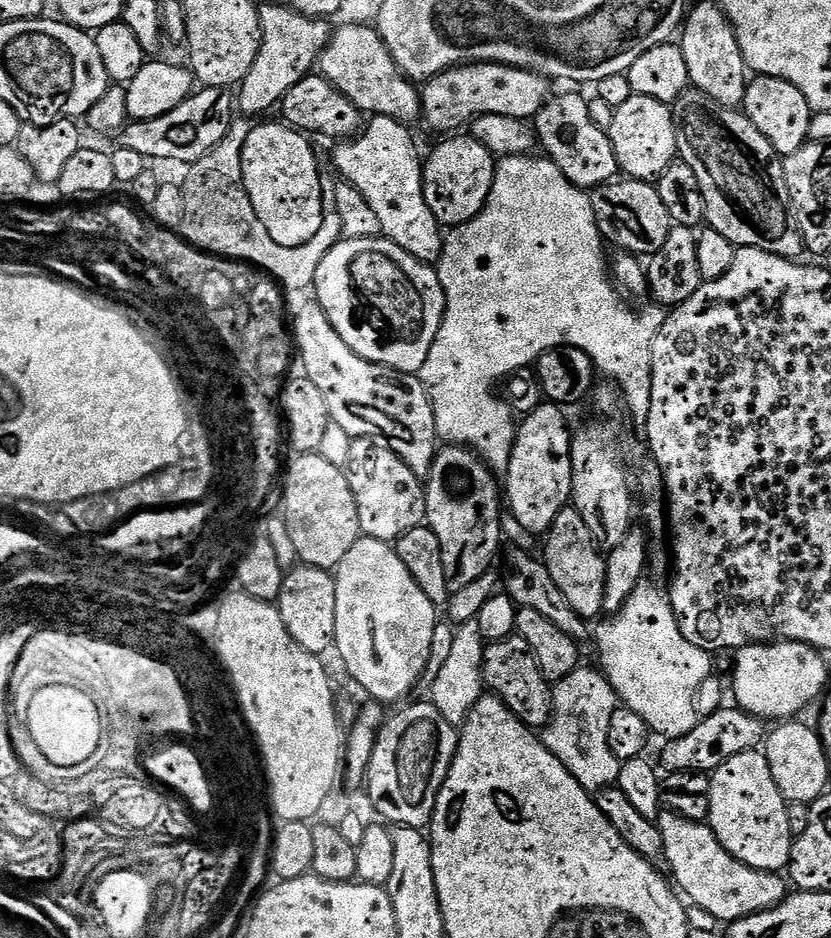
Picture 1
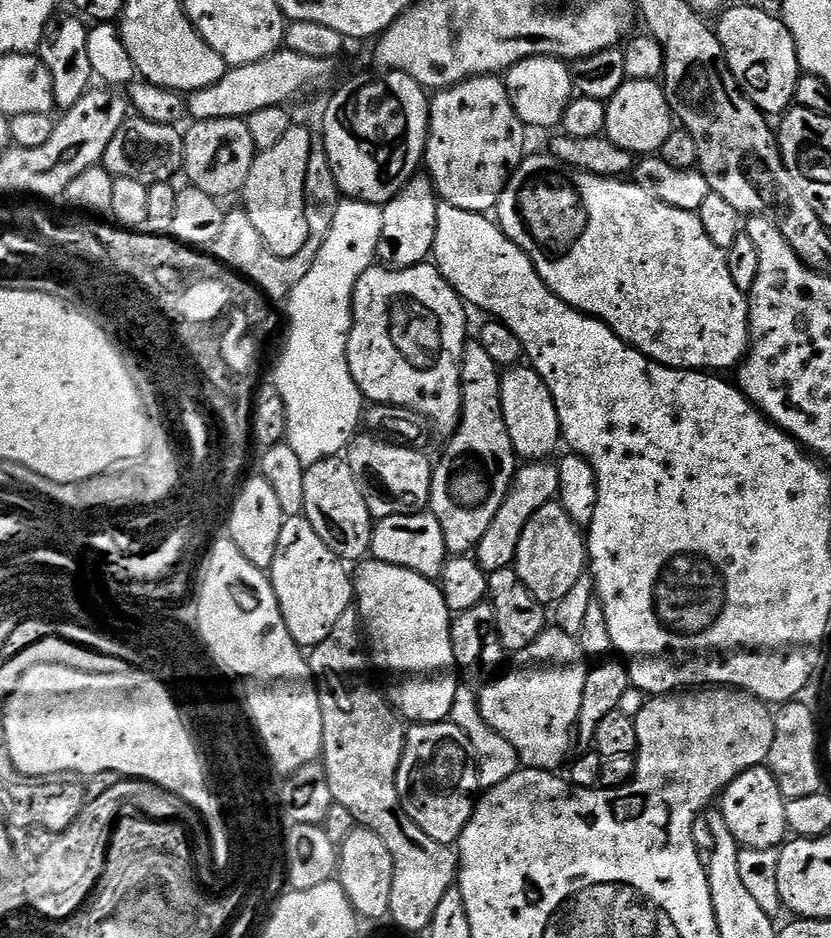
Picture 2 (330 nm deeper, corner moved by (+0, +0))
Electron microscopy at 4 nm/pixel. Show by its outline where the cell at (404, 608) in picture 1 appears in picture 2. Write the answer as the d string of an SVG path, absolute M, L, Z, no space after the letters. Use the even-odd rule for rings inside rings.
M371 558L357 563L355 568L354 607L360 614L371 663L388 672L387 699L412 724L448 720L458 687L458 669L452 645L454 616L448 611L439 583L414 574L414 570Z

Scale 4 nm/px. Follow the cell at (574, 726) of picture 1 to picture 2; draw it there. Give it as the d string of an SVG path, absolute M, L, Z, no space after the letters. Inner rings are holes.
M555 626L545 628L526 650L515 653L514 660L516 665L508 673L489 679L479 689L482 718L518 750L523 767L556 772L564 759L566 764L568 751L574 745L578 710L582 710L582 686L586 686L589 665L579 639Z

